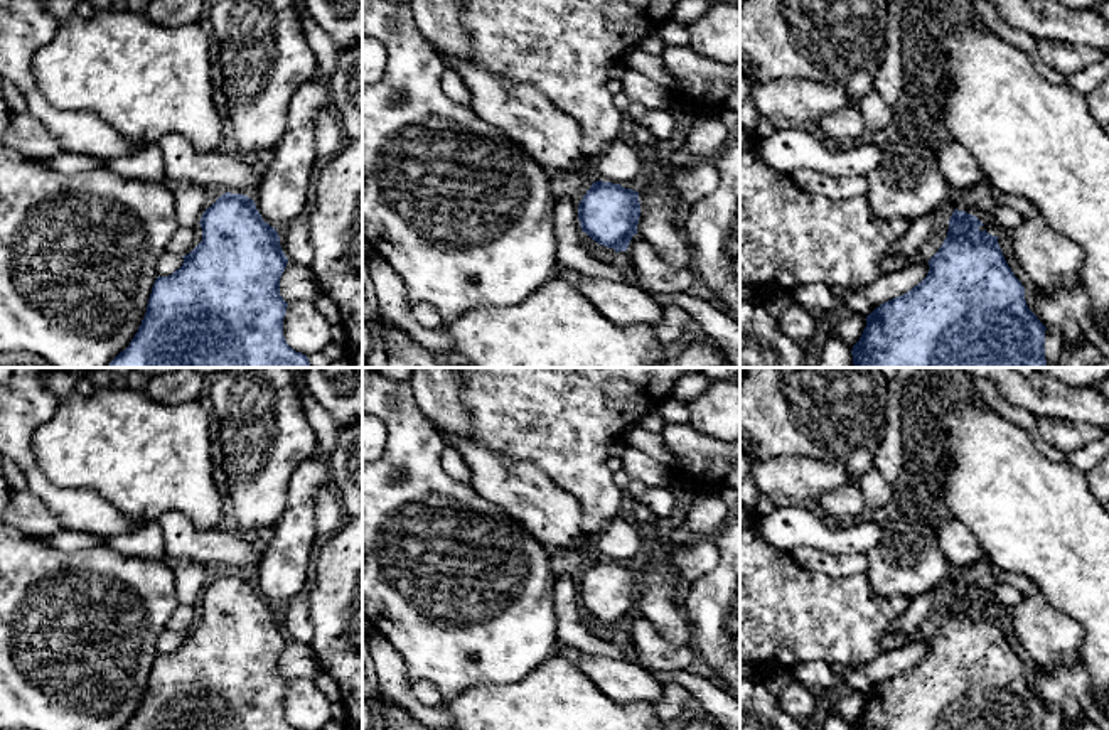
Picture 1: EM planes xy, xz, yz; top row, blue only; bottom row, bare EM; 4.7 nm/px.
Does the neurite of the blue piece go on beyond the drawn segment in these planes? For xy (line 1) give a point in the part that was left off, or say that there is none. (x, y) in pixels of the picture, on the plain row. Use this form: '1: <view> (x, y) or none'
1: none

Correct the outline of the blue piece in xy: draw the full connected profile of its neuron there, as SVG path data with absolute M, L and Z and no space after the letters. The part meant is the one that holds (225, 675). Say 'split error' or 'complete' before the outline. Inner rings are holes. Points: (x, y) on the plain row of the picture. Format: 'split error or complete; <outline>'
complete; M231 570L217 575L217 578L204 588L199 602L202 605L202 619L189 632L182 634L184 641L179 647L169 654L157 654L142 703L130 723L121 730L297 730L287 722L283 713L283 696L288 681L280 673L280 656L287 646L288 636L280 624L276 607L263 598L253 577Z

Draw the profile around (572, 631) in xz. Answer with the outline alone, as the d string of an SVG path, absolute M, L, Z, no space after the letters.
M554 577L554 614L558 642L585 654L612 656L642 664L635 646L624 649L613 641L598 639L585 624L573 577Z

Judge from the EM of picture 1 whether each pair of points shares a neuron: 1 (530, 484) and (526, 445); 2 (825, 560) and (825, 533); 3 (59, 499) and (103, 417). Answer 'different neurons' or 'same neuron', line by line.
1: different neurons
2: different neurons
3: different neurons

